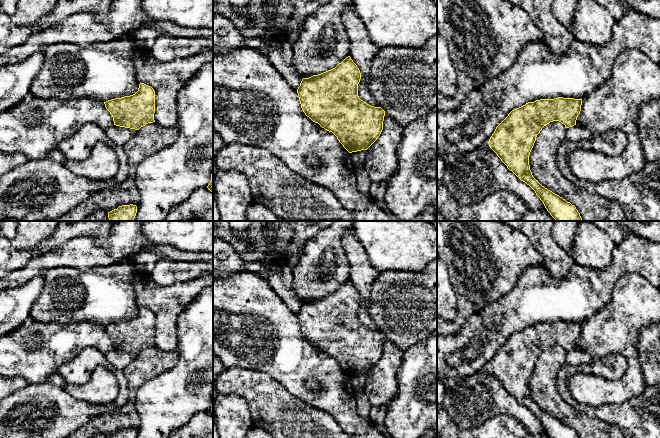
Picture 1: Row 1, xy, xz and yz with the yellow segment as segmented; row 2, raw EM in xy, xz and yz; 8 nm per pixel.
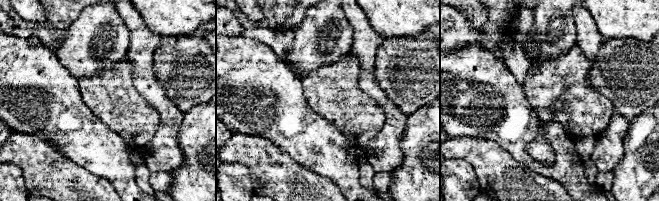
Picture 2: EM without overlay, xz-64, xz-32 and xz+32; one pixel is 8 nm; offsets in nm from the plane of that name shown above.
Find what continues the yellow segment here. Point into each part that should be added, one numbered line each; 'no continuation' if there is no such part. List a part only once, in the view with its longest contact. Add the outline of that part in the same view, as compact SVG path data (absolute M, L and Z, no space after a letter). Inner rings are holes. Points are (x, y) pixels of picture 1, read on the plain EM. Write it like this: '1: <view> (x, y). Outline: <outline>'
no continuation

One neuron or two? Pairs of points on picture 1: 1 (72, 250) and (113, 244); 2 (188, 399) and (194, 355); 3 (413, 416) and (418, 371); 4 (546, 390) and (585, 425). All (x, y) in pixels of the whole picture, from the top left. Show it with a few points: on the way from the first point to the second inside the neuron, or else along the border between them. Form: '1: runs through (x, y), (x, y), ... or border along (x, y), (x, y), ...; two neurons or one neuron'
1: runs through (82, 250), (103, 250); one neuron
2: runs through (183, 388), (187, 371), (192, 366); one neuron
3: runs through (413, 405), (413, 382); one neuron
4: runs through (554, 400), (575, 419); one neuron

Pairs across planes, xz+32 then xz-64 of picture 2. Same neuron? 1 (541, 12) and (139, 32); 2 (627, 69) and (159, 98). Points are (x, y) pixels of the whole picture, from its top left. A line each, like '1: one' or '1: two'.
1: two
2: two

